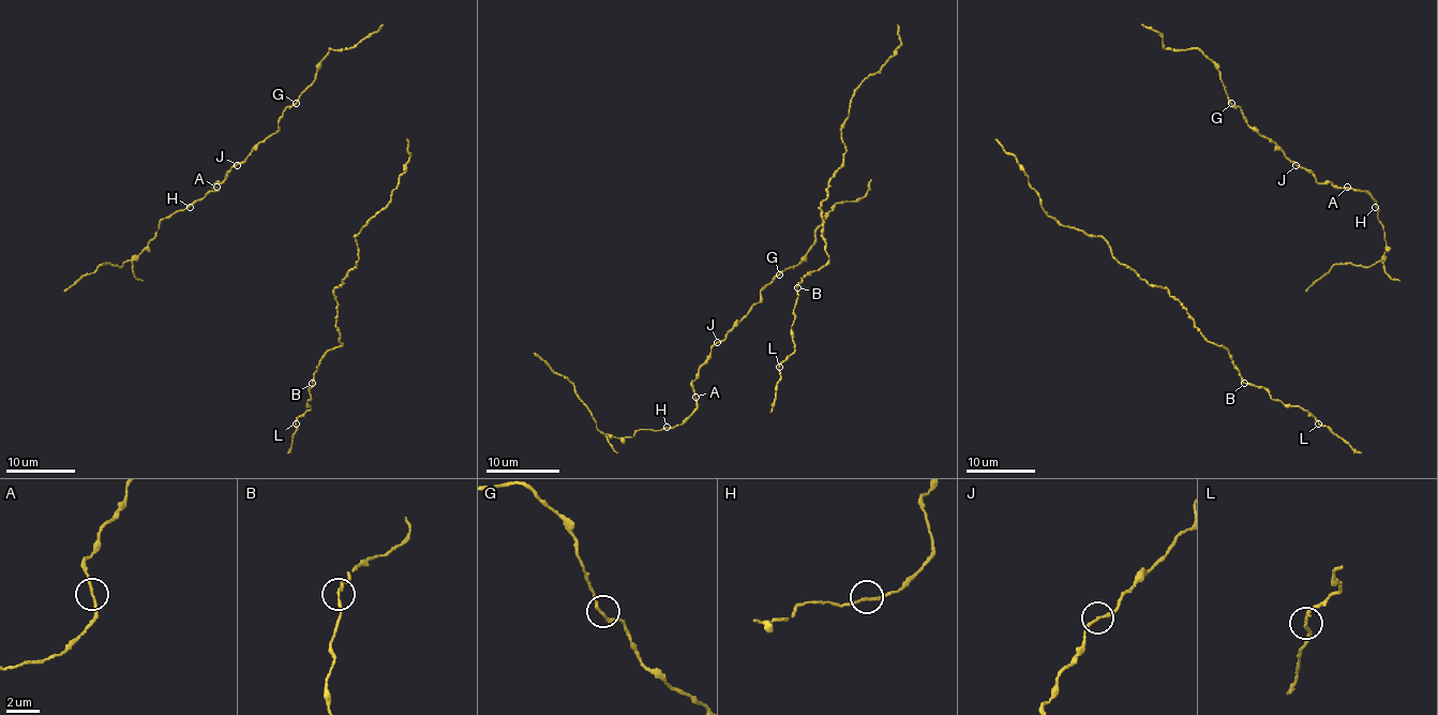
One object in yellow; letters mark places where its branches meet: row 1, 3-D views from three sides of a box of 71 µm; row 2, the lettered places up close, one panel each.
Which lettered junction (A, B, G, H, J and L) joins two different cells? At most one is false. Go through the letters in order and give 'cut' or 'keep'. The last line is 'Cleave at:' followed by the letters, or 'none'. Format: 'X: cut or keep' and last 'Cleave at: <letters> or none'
A: keep
B: keep
G: keep
H: keep
J: keep
L: keep
Cleave at: none

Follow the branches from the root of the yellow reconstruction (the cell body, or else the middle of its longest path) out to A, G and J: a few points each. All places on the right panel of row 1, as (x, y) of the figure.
A: (1143, 27), (1155, 30), (1166, 49), (1198, 49), (1219, 72), (1228, 99), (1251, 127), (1318, 182), (1347, 188)
G: (1143, 27), (1155, 30), (1162, 36), (1166, 49), (1198, 49), (1219, 72), (1231, 103)
J: (1143, 27), (1155, 30), (1166, 49), (1198, 49), (1219, 72), (1228, 99), (1247, 123), (1296, 165)

